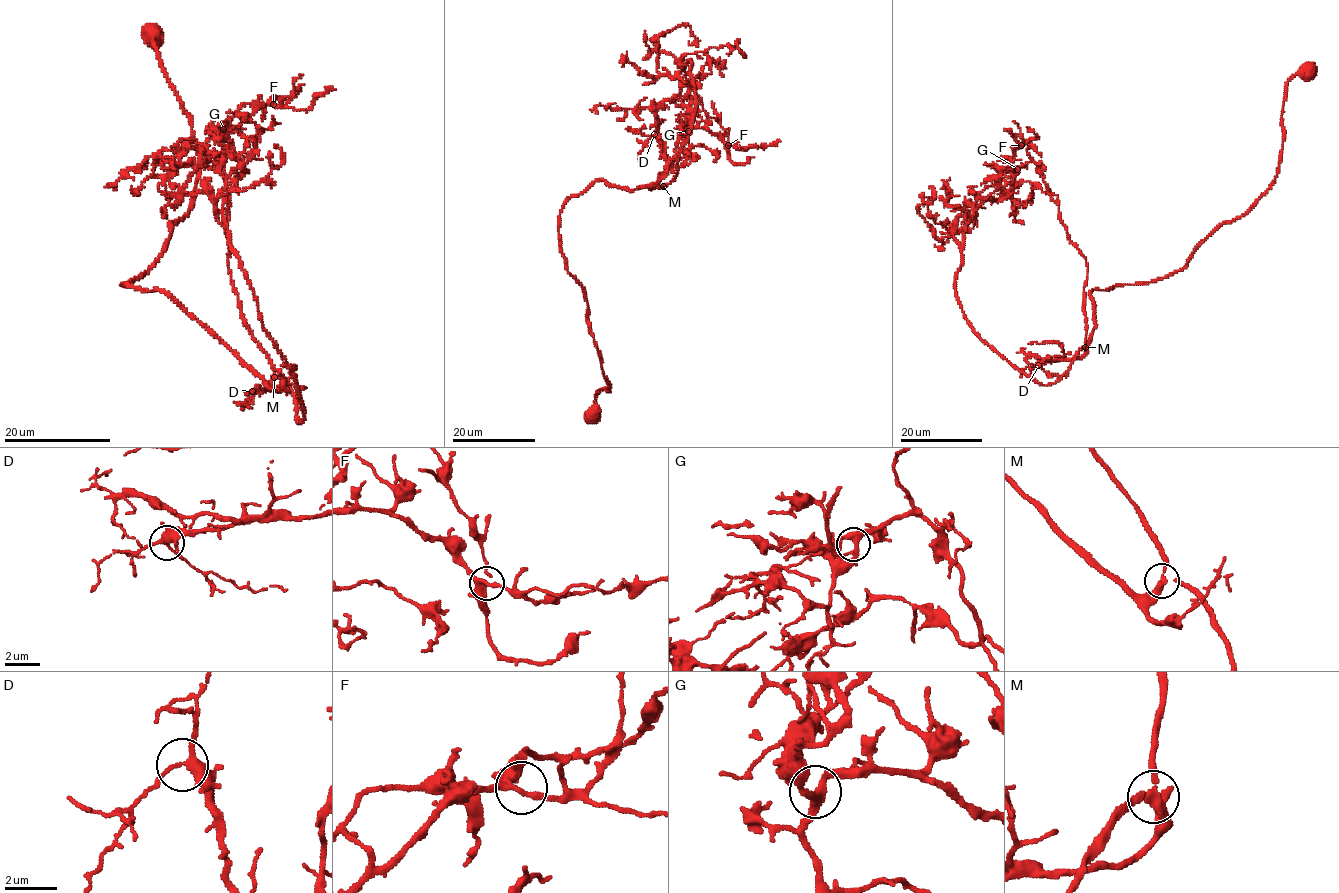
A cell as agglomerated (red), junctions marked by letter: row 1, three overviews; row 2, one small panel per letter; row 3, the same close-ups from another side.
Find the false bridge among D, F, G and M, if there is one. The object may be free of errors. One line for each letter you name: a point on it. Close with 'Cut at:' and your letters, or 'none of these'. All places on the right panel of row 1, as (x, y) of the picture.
Cut at: none of these

